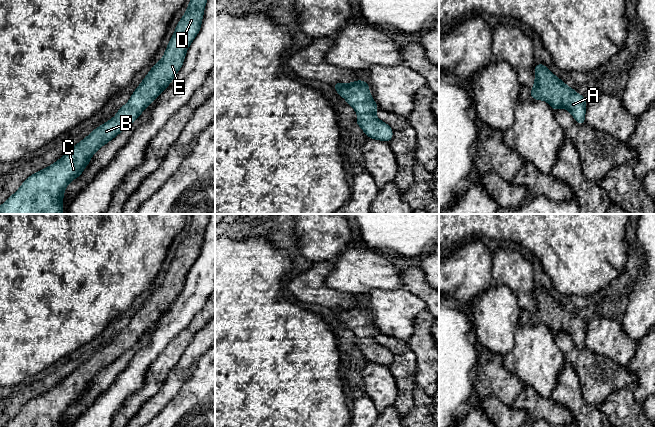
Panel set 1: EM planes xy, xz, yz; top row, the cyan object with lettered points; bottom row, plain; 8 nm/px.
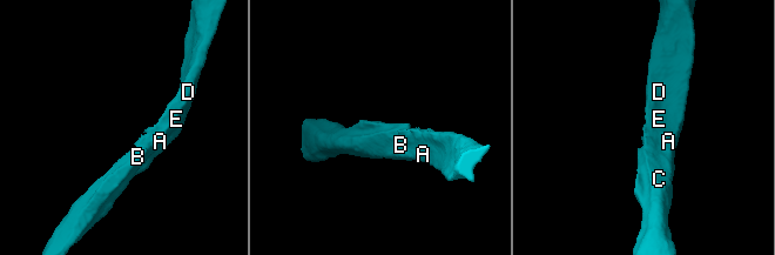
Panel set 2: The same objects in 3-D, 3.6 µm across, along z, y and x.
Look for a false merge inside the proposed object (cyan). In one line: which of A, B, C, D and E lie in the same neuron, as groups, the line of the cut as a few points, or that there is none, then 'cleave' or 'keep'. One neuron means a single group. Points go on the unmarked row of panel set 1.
A B C D E | no cut | keep

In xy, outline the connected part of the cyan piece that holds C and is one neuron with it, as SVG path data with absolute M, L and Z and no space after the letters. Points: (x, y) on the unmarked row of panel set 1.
M192 214L191 225L187 230L187 235L178 246L163 282L153 289L150 296L132 317L129 326L118 334L116 340L103 349L95 352L87 361L76 368L58 385L28 401L20 412L4 427L63 427L64 414L73 403L81 400L84 392L89 388L95 376L115 362L127 350L135 346L142 338L143 334L151 329L155 322L169 310L178 297L183 289L186 275L200 255L209 216L210 214Z

